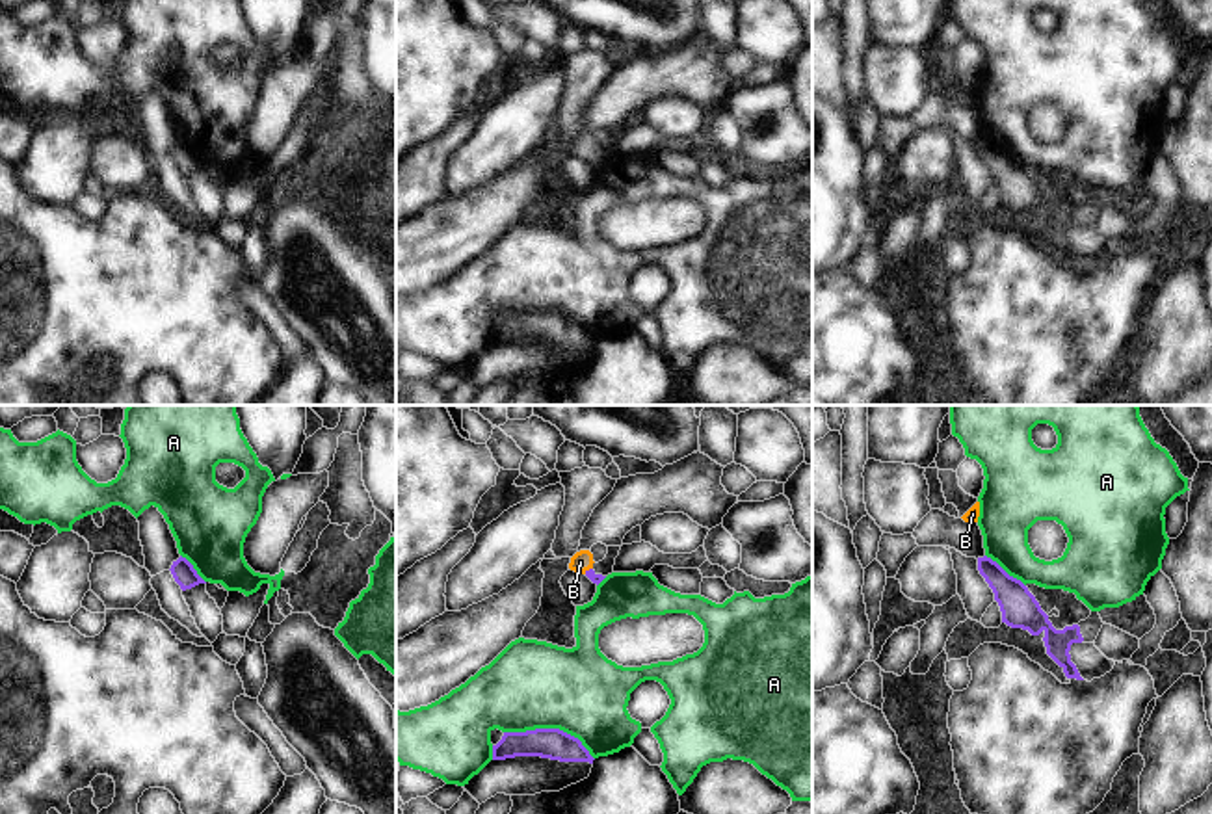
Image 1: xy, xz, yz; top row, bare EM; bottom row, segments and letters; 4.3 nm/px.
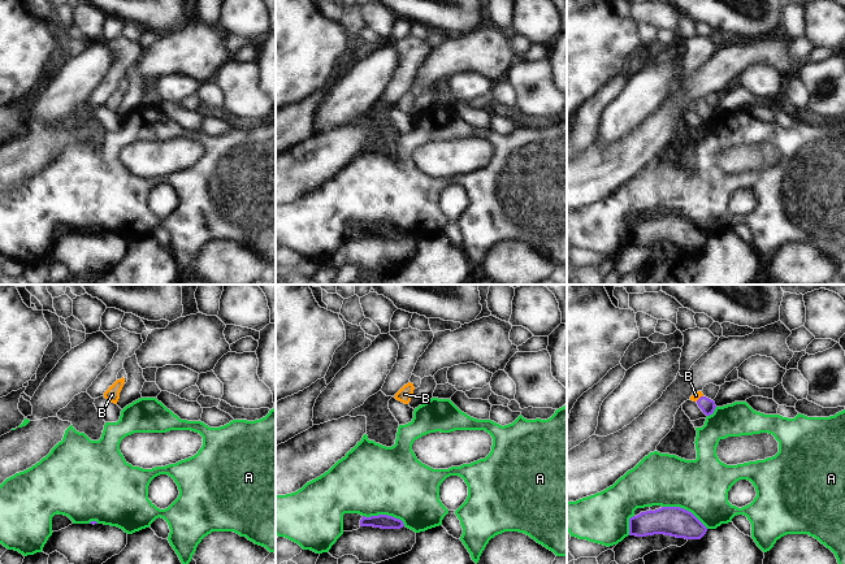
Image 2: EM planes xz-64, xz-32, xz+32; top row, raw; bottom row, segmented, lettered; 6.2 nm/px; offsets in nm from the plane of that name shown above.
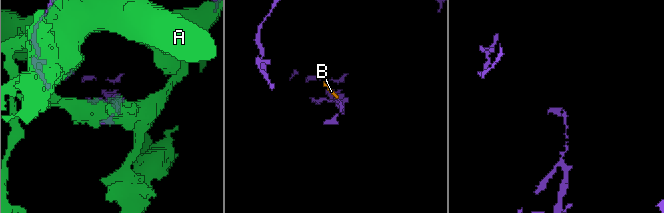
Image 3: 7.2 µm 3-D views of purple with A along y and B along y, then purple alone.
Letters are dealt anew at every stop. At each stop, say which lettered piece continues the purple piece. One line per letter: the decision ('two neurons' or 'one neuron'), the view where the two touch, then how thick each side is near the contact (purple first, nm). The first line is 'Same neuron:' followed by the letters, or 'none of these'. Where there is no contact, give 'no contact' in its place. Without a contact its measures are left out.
Same neuron: B
A: two neurons; contact in xz; calibres 140 and 380 nm
B: one neuron; contact in xz; calibres 50 and 90 nm

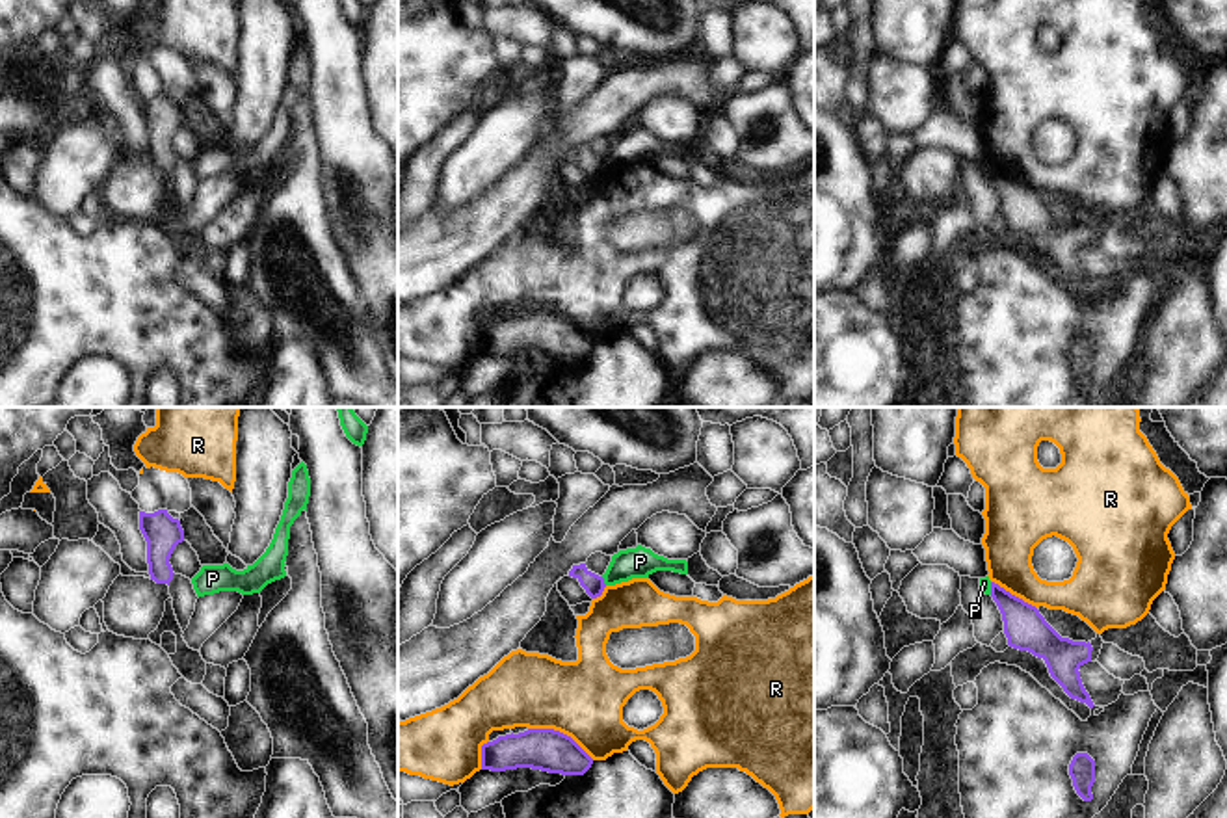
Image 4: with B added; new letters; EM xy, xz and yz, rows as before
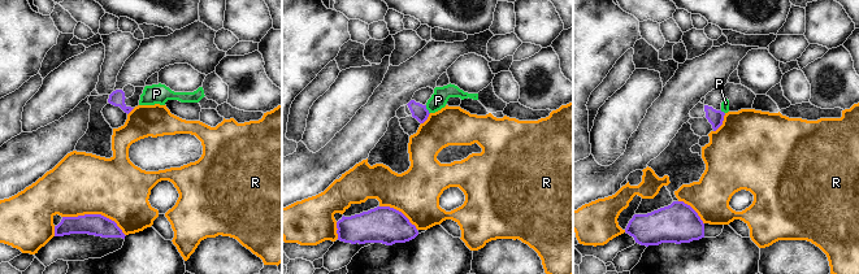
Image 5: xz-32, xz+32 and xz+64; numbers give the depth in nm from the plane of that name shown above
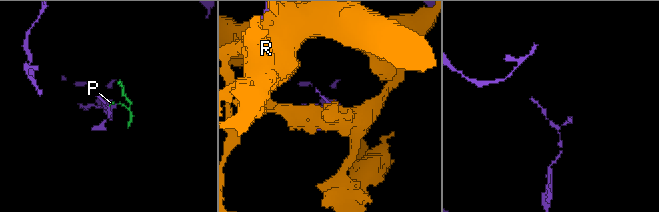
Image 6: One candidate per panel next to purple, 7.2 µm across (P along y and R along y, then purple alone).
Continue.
Same neuron: none of these
P: two neurons; contact in xz; calibres 90 and 140 nm
R: two neurons; contact in xz; calibres 190 and 340 nm

